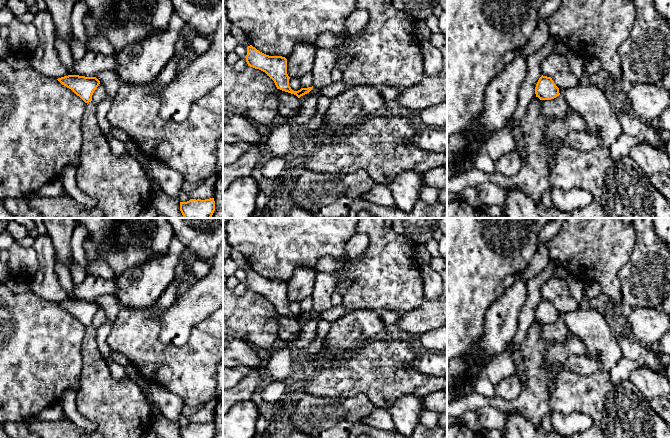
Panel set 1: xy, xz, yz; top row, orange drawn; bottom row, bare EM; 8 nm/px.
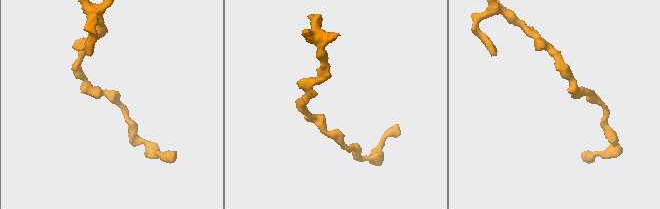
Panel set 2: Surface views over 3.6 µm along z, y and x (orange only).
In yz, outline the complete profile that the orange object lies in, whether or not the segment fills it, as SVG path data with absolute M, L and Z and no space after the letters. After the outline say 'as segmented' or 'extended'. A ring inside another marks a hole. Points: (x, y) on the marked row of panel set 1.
M543 75L536 84L535 94L540 100L551 100L560 95L559 88L552 78Z; as segmented

